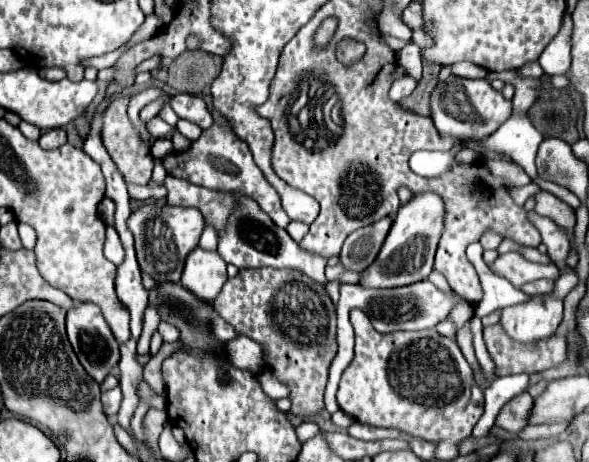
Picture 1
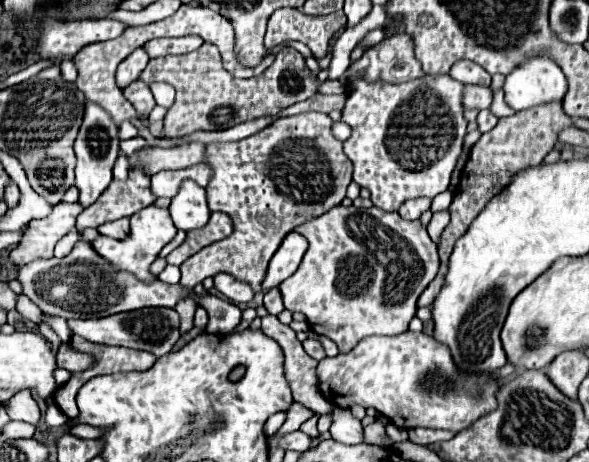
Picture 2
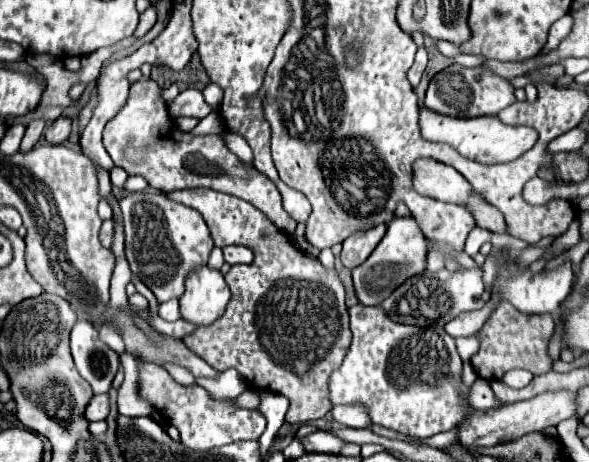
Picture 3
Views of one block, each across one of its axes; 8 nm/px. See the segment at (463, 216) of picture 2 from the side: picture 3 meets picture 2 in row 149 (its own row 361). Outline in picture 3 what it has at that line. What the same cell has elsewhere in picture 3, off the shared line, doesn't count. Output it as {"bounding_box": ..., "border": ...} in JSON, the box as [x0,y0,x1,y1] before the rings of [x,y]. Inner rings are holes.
{"bounding_box":[472,302,554,380],"border":[[[500,302],[480,330],[480,350],[472,356],[472,366],[484,380],[500,380],[508,370],[514,368],[524,368],[532,374],[544,374],[552,368],[552,358],[548,354],[548,342],[552,334],[554,320],[550,314],[528,316],[512,308],[512,304]]]}

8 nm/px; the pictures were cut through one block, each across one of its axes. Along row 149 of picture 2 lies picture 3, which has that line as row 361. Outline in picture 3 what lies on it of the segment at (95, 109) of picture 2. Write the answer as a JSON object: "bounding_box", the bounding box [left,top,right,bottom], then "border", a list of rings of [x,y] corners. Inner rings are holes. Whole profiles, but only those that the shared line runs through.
{"bounding_box":[70,320,118,394],"border":[[[78,320],[70,334],[74,364],[80,376],[90,382],[94,394],[108,392],[118,370],[118,354],[106,346],[92,322]]]}

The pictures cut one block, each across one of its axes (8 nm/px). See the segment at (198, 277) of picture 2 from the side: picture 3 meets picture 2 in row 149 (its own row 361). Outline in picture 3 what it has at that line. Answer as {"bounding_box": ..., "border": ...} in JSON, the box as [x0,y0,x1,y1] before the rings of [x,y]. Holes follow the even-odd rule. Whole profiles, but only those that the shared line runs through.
{"bounding_box":[166,188,352,424],"border":[[[210,188],[174,190],[166,196],[192,206],[204,216],[216,247],[244,245],[254,250],[254,262],[250,266],[232,266],[226,274],[226,284],[230,286],[232,298],[224,310],[224,316],[220,316],[220,320],[214,324],[184,336],[184,344],[218,372],[236,368],[252,388],[272,390],[286,396],[290,400],[286,422],[306,424],[322,418],[332,408],[328,398],[328,378],[336,368],[340,368],[352,338],[348,328],[348,308],[344,304],[344,286],[336,270],[326,270],[318,260],[310,260],[298,252],[286,234],[276,230],[276,226],[250,202],[214,192]]]}

